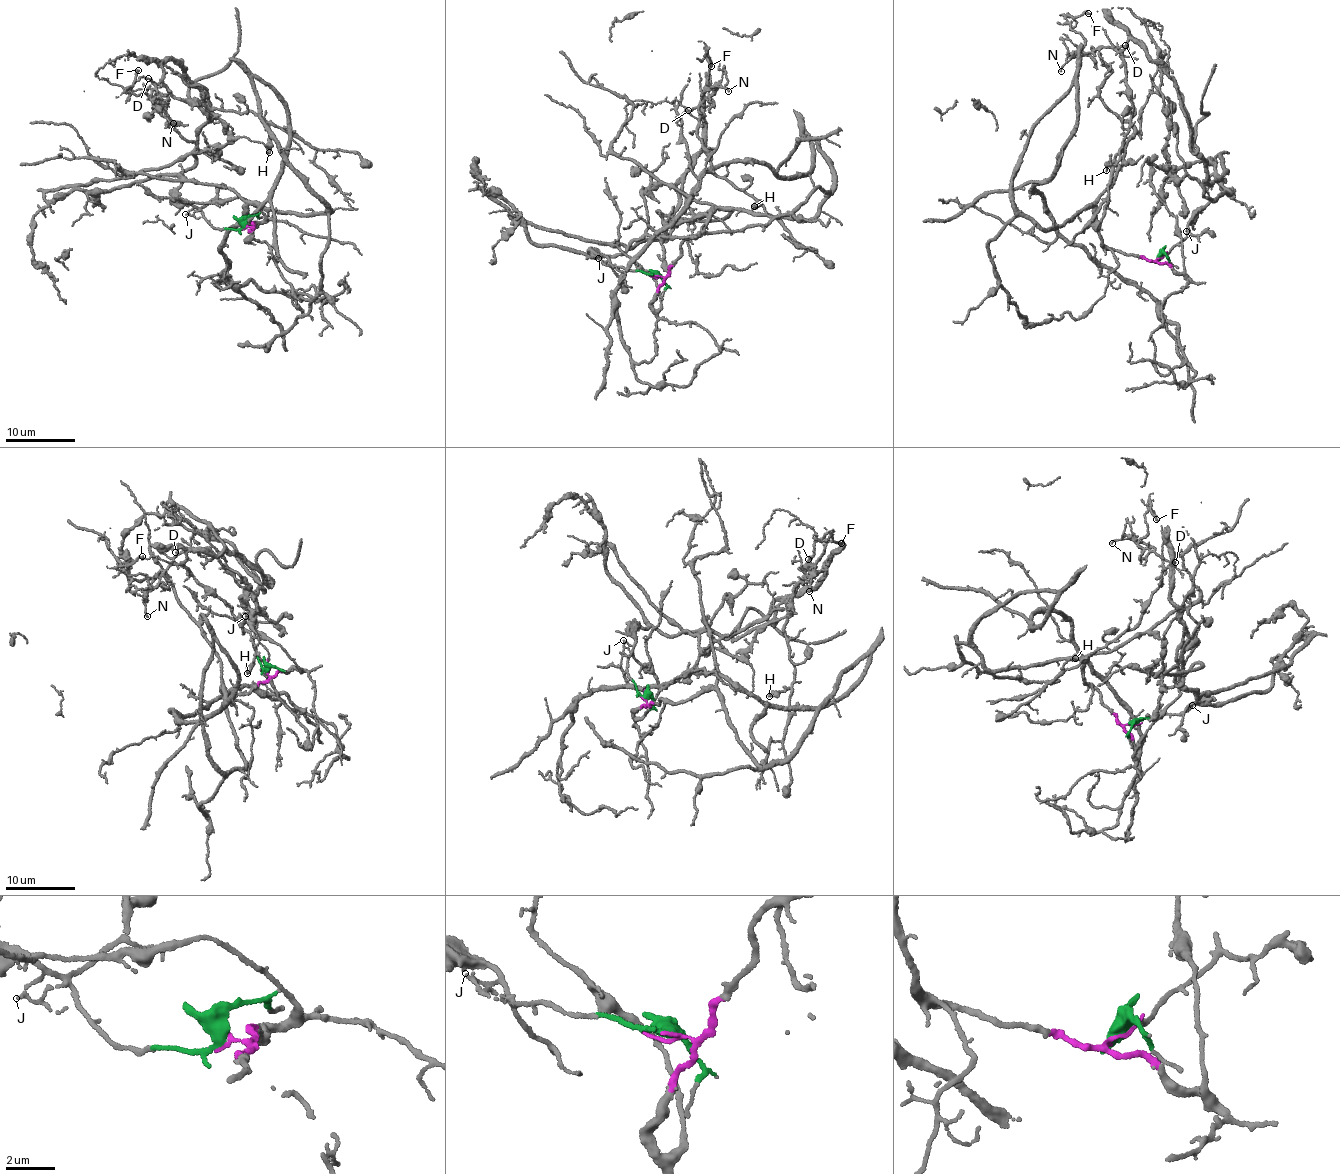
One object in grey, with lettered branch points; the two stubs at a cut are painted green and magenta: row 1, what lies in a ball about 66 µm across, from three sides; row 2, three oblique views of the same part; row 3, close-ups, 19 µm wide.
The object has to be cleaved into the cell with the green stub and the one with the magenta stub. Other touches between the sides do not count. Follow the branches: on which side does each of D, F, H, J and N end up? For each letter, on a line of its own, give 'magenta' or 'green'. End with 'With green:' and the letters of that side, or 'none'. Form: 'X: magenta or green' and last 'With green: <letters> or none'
D: green
F: green
H: green
J: green
N: green
With green: D, F, H, J, N

